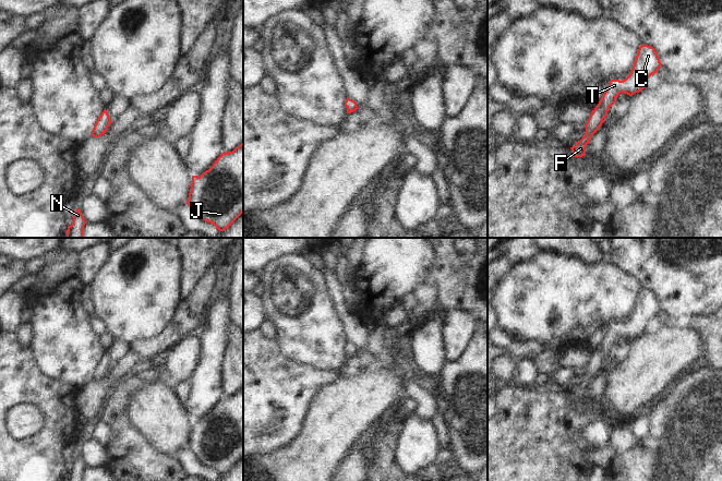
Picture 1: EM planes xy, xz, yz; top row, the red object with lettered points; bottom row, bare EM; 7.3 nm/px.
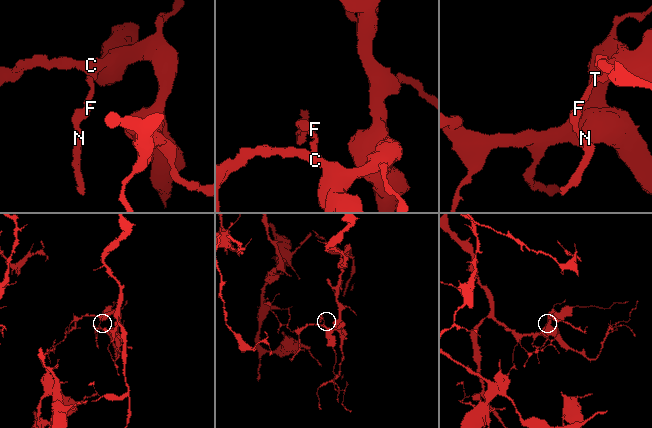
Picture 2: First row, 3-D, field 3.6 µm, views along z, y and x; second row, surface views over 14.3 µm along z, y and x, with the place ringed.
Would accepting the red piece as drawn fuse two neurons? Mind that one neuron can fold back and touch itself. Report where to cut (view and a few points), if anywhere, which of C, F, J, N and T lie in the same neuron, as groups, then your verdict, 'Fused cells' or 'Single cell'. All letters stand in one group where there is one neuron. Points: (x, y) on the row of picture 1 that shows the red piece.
No split. Groups: C F J N T. Single cell.

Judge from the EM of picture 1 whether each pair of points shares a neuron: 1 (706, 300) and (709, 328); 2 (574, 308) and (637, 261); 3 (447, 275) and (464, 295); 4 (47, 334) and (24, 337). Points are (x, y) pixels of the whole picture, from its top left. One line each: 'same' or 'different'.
1: different
2: different
3: same
4: different

